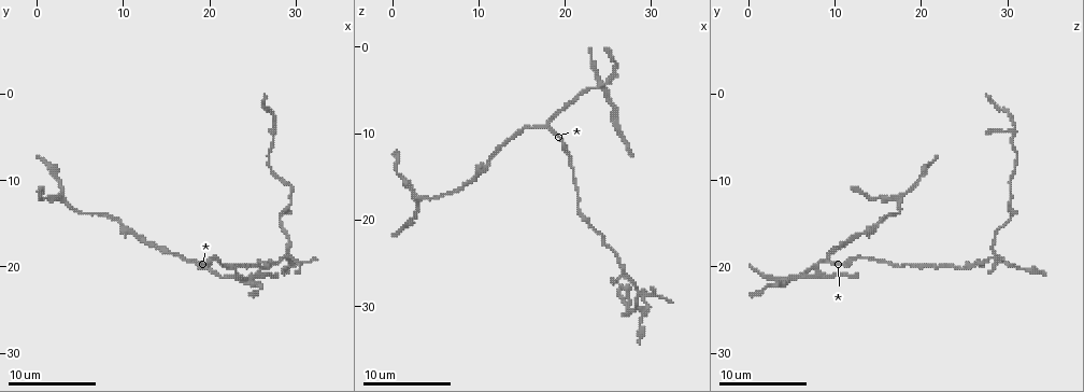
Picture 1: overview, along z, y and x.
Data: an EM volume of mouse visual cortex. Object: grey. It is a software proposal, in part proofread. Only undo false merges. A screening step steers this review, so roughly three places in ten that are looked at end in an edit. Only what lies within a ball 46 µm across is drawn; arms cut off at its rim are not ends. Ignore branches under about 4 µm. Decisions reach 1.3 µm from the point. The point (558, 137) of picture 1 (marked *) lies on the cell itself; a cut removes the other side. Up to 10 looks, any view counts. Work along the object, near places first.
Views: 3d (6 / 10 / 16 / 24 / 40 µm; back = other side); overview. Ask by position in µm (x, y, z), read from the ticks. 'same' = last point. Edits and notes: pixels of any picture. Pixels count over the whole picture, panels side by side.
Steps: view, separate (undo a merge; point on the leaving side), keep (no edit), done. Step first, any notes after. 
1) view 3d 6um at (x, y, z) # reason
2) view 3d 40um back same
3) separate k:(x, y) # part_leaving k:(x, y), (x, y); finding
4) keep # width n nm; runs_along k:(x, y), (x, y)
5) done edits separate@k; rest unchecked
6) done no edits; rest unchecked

view 3d 16um at (11.0, 15.8, 13.4) # three-way junction

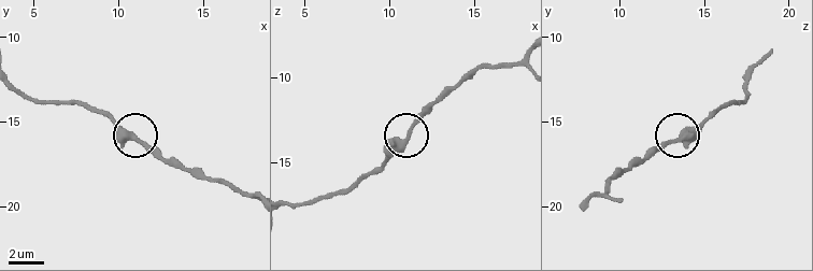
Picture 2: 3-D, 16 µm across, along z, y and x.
view 3d 16um back at (10.9, 15.9, 13.5)

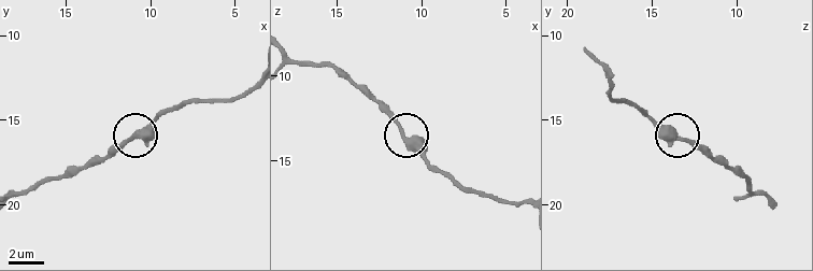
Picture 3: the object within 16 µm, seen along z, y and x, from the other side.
keep # arms 3; all the same cell

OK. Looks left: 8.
view 3d 16um at (3.0, 11.8, 18.2)

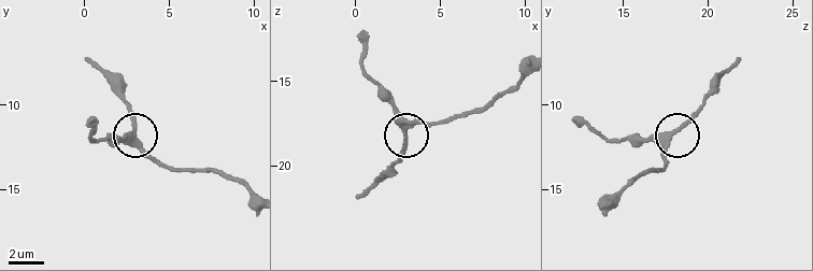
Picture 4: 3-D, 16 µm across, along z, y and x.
view 3d 16um back at (2.9, 11.6, 18.0)

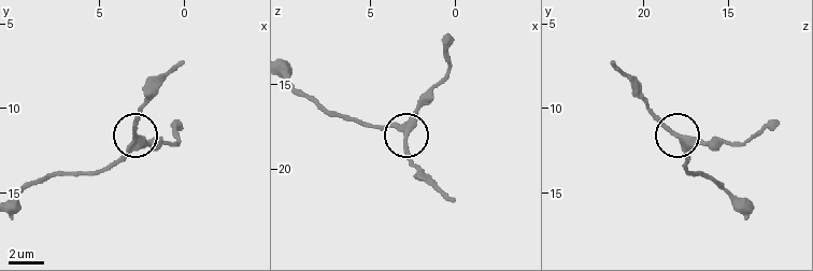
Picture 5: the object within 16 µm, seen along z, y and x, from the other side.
keep # width 340 nm; runs_along 5:(19, 195), (62, 173), (102, 171), (137, 133), (166, 142); all the same cell

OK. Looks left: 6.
view 3d 16um at (17.8, 19.2, 9.0) # three arms meet

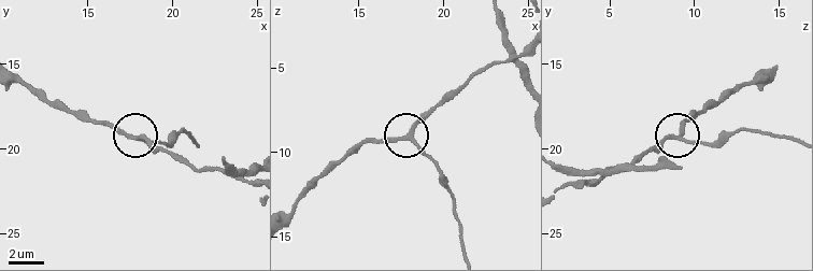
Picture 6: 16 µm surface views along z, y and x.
view 3d 16um back at (17.8, 19.3, 9.2)

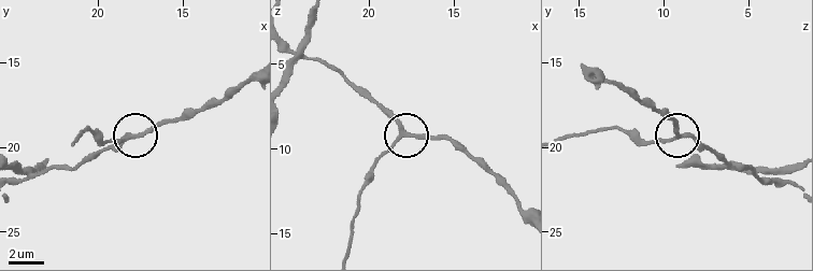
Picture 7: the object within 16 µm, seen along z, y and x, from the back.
keep # side_arm 18 um; arms 3; one cell here

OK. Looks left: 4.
view 3d 10um at (24.0, 21.6, 4.4)

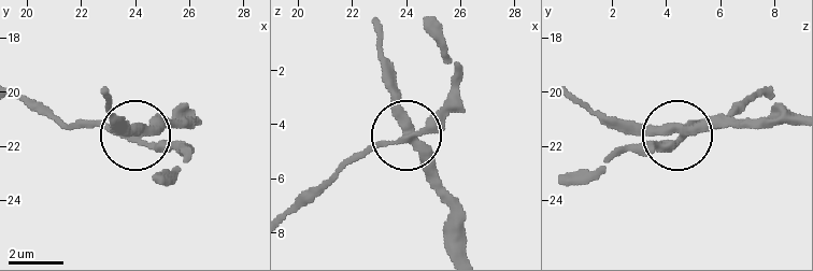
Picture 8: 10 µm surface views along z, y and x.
separate 8:(433, 173) # arms 4; part_leaving 8:(408, 140), (447, 207), (456, 248); a second cell is stuck on

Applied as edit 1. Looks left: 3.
view overview

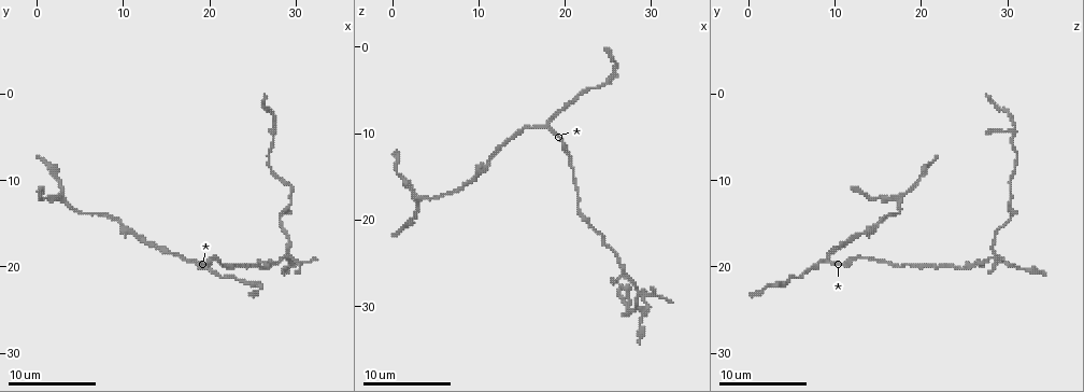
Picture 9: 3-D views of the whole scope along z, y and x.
view 3d 10um at (29.4, 19.0, 28.8)

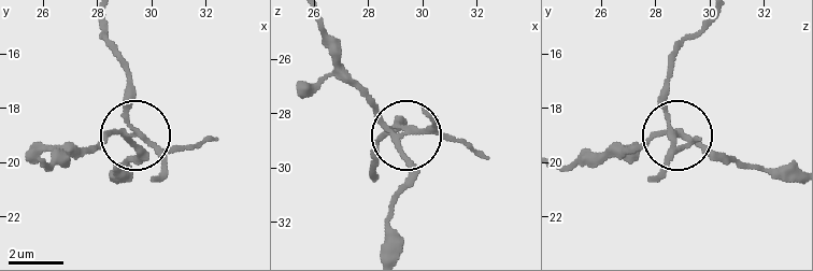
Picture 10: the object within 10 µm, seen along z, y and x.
separate 10:(124, 97) # width 180 nm; two cells meet here

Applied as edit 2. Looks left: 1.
done edits separate@8, separate@10; rest unchecked

